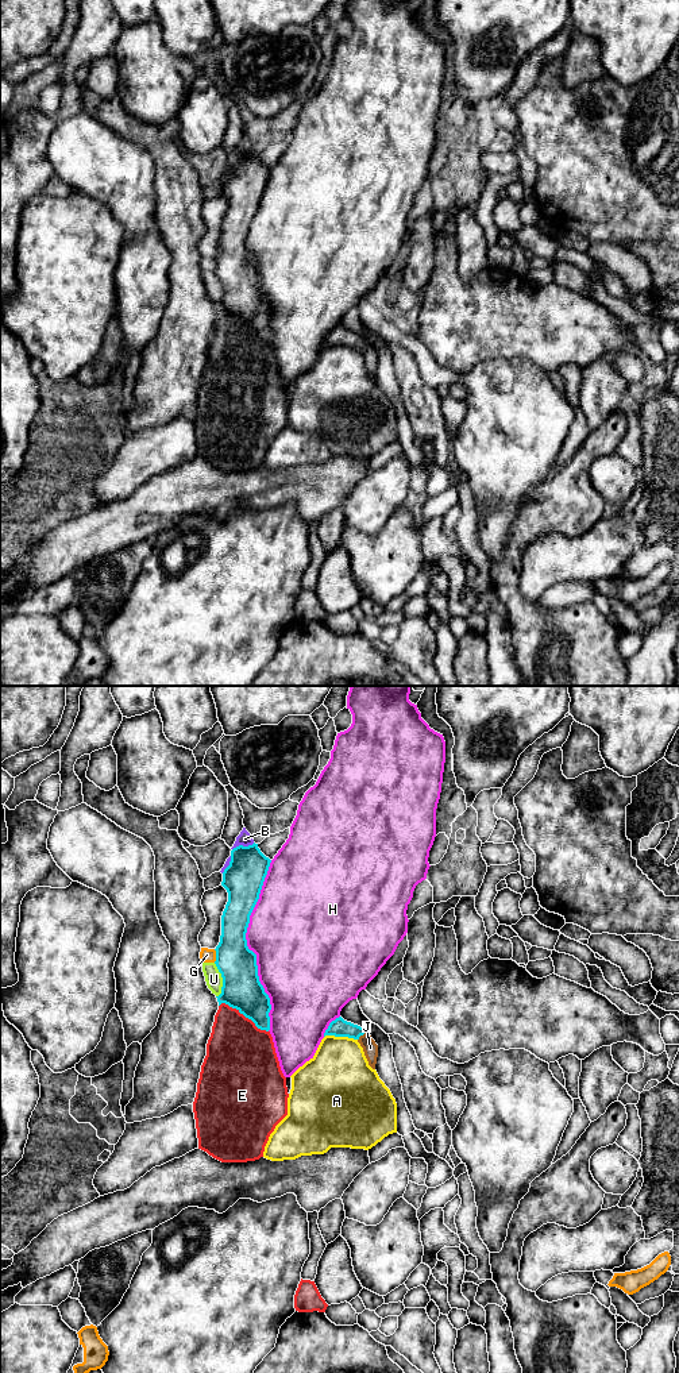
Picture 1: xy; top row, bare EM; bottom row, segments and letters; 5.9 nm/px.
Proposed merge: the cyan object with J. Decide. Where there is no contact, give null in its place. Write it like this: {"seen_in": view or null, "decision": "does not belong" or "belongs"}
{"seen_in": "xy", "decision": "belongs"}

